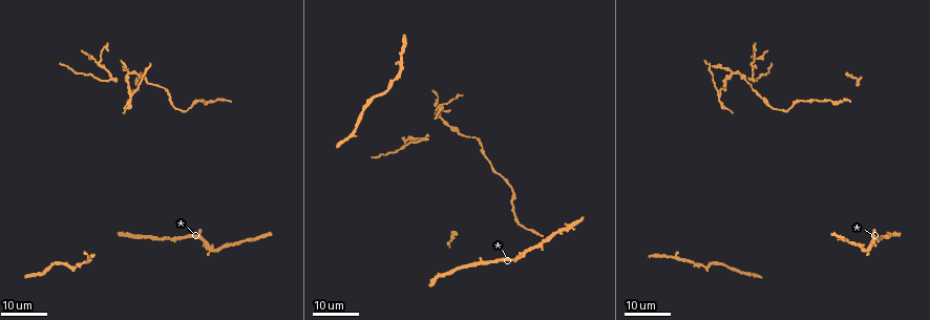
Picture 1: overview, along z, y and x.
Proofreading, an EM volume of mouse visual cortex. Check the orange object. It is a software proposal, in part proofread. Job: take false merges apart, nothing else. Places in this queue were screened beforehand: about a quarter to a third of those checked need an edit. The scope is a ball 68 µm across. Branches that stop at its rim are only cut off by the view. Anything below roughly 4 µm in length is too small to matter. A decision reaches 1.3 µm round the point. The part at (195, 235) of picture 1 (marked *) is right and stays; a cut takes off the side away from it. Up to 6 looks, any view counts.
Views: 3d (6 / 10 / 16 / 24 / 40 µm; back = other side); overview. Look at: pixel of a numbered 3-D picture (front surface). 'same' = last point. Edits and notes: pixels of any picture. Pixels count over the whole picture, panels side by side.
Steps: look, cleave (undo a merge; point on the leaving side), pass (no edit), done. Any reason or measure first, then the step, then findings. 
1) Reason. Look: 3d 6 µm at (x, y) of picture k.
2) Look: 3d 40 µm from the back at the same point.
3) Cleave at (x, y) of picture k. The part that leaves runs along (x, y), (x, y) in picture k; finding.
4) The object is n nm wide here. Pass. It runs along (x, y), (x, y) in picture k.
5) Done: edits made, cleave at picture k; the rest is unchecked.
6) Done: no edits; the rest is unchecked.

Branch point. Look: 3d 24 µm at (96, 63) of picture 1.

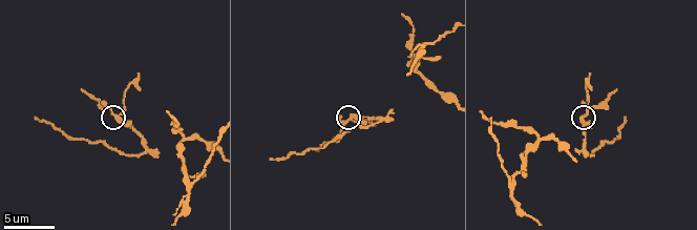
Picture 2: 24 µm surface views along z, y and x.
Look: 3d 10 µm at (116, 115) of picture 2.

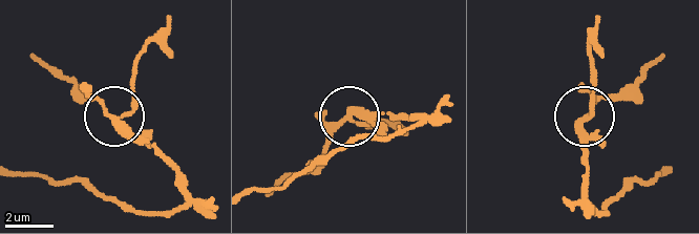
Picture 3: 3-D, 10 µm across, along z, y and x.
The object is 220 nm wide here. Cleave at (130, 88) of picture 3. The part that leaves runs along (115, 118), (130, 107), (138, 54), (156, 43), (172, 58) in picture 3; two neurons meet here.

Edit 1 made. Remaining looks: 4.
Looks like a crossing. Look: 3d 10 µm at (382, 120) of picture 2.

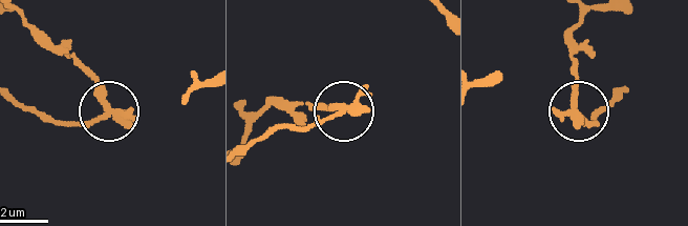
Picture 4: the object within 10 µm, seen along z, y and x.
The side arm is 11 µm long; 4 arms meet here. Cleave at (83, 122) of picture 4. A second neuron is stuck on.

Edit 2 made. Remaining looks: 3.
Three arms meet. Look: 3d 6 µm at (427, 42) of picture 2.

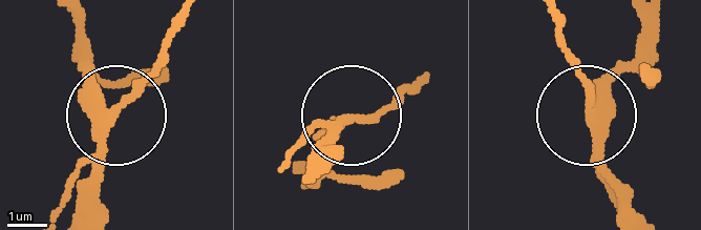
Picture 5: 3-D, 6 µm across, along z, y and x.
Look: 3d 6 µm from the back at (590, 113) of picture 5.

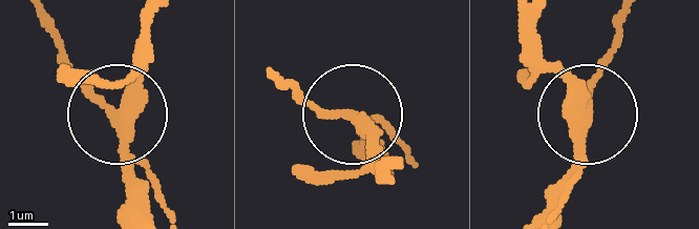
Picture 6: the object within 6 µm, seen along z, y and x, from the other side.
The object is 290 nm wide here. Cleave at (317, 117) of picture 6. The part that leaves runs along (125, 130), (51, 23) in picture 6; a second neuron is stuck on.

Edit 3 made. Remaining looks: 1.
Done: edits made, cleave at picture 3, cleave at picture 4, cleave at picture 6; the rest is unchecked.

